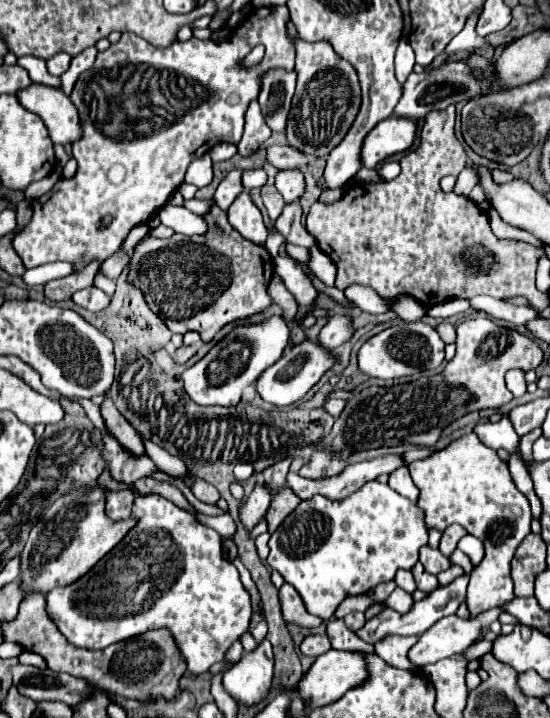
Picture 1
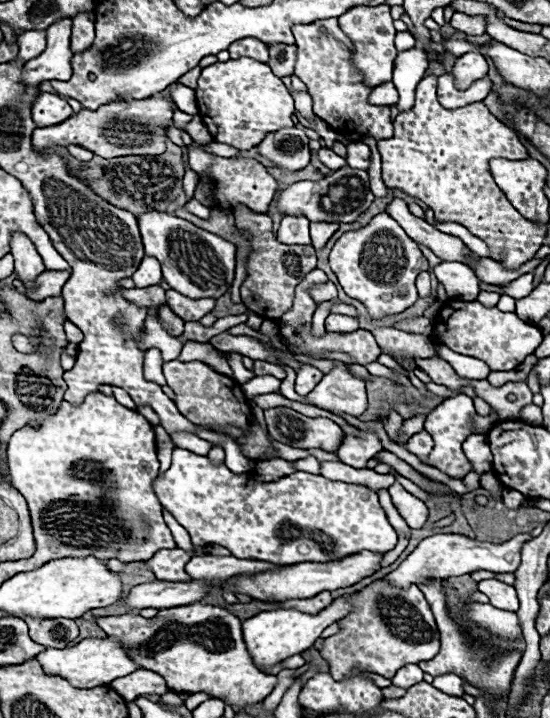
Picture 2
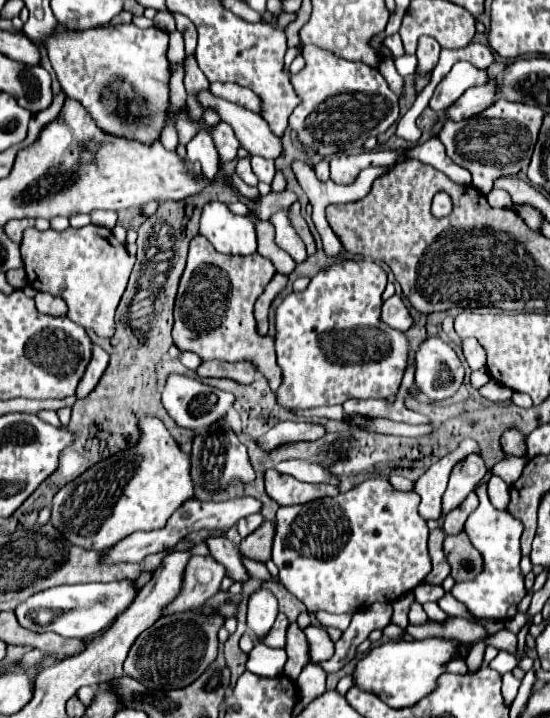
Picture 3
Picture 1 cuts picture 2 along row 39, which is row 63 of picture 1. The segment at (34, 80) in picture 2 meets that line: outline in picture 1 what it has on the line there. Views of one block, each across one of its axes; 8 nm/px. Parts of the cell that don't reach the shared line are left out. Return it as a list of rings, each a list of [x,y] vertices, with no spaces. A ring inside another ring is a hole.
[[[56,54],[48,60],[48,72],[54,76],[62,76],[70,66],[70,56],[68,54]]]

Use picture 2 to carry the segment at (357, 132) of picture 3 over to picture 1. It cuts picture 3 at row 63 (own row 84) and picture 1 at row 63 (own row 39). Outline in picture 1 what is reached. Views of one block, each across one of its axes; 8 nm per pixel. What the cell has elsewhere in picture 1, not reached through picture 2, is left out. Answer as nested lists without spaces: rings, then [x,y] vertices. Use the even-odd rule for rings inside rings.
[[[288,22],[288,32],[295,42],[296,50],[296,92],[292,100],[292,110],[288,116],[286,138],[288,144],[296,150],[304,150],[304,154],[312,154],[316,158],[324,158],[336,148],[336,142],[344,138],[352,118],[356,118],[356,110],[360,108],[360,84],[354,68],[334,54],[330,42],[306,42],[300,40],[293,22]]]

